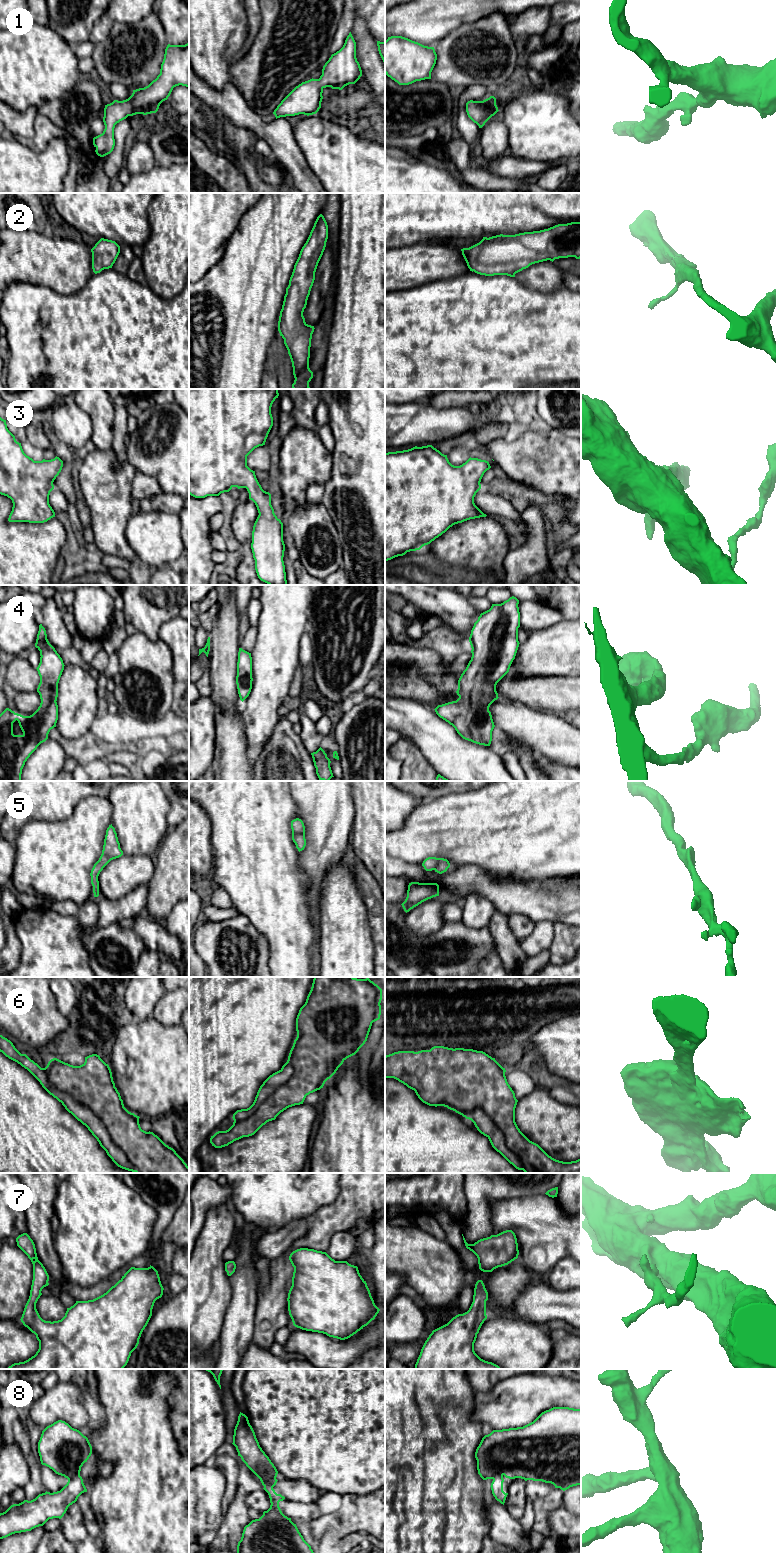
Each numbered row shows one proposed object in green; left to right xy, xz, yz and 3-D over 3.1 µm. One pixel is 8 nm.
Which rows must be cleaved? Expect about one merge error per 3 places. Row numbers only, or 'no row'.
6, 8

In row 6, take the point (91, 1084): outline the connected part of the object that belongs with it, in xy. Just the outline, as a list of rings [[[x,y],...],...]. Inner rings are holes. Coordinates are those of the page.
[[[99,1055],[85,1057],[85,1062],[80,1066],[53,1058],[46,1066],[46,1075],[49,1082],[58,1090],[66,1092],[77,1103],[93,1111],[102,1121],[114,1144],[127,1156],[136,1173],[189,1173],[189,1167],[176,1151],[153,1132],[142,1130],[139,1124],[140,1117],[124,1107],[120,1093],[115,1087],[111,1069]]]

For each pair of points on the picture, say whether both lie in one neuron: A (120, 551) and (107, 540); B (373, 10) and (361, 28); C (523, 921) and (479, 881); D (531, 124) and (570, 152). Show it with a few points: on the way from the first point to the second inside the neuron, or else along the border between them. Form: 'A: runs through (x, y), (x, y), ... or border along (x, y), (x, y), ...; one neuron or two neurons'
A: runs through (117, 548), (110, 541); one neuron
B: border along (355, 17), (362, 17), (364, 19), (374, 38); two neurons
C: border along (510, 915), (525, 914), (533, 923); two neurons
D: runs through (541, 127), (550, 132), (560, 142); one neuron

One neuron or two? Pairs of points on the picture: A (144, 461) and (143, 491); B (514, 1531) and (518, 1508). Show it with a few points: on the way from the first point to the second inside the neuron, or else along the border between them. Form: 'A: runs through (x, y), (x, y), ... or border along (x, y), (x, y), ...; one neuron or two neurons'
A: border along (136, 471), (152, 476), (157, 481), (161, 490); two neurons
B: border along (503, 1505), (518, 1520); two neurons

